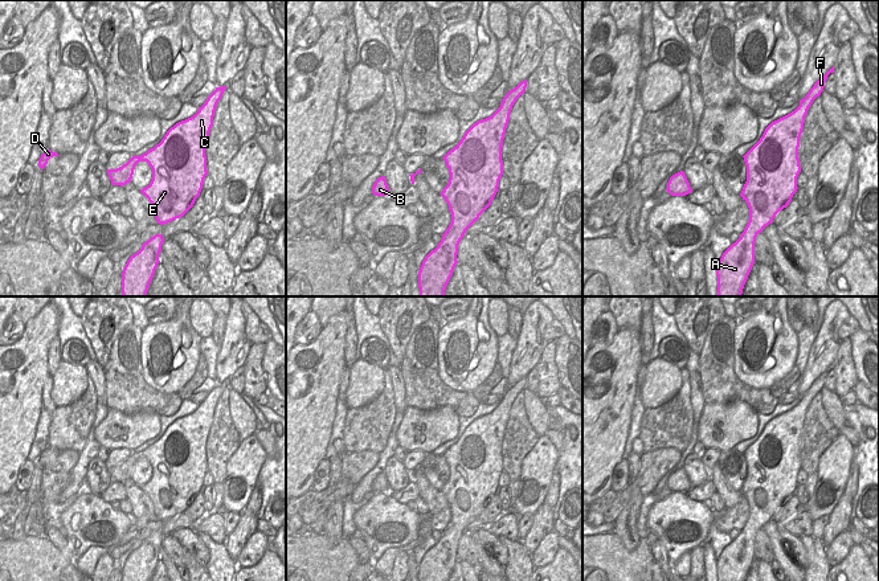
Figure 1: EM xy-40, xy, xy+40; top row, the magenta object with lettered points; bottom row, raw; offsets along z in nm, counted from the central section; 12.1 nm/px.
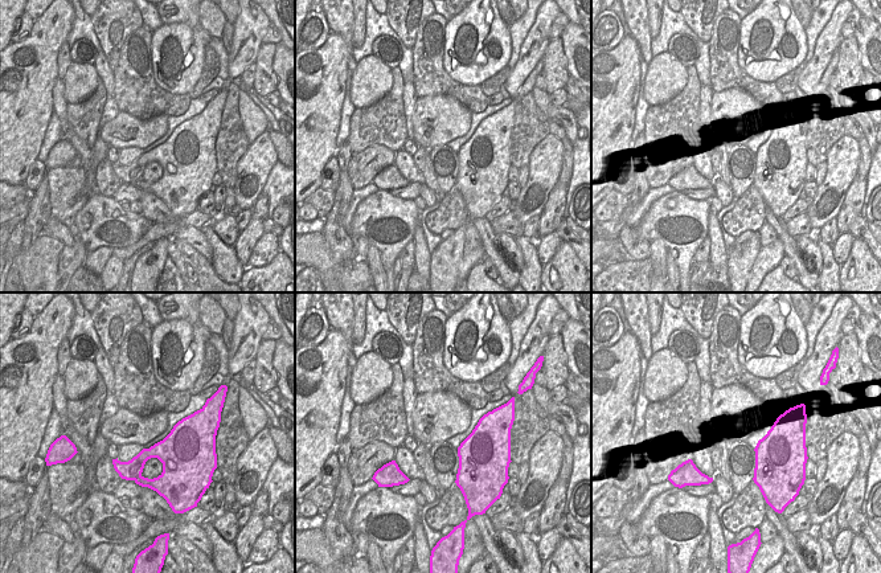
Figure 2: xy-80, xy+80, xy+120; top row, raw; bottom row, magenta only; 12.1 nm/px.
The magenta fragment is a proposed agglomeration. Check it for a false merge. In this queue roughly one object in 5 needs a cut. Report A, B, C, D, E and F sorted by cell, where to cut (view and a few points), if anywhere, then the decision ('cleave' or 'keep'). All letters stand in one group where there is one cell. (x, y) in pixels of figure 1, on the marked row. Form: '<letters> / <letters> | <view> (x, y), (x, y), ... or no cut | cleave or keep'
A B C D E F | no cut | keep

